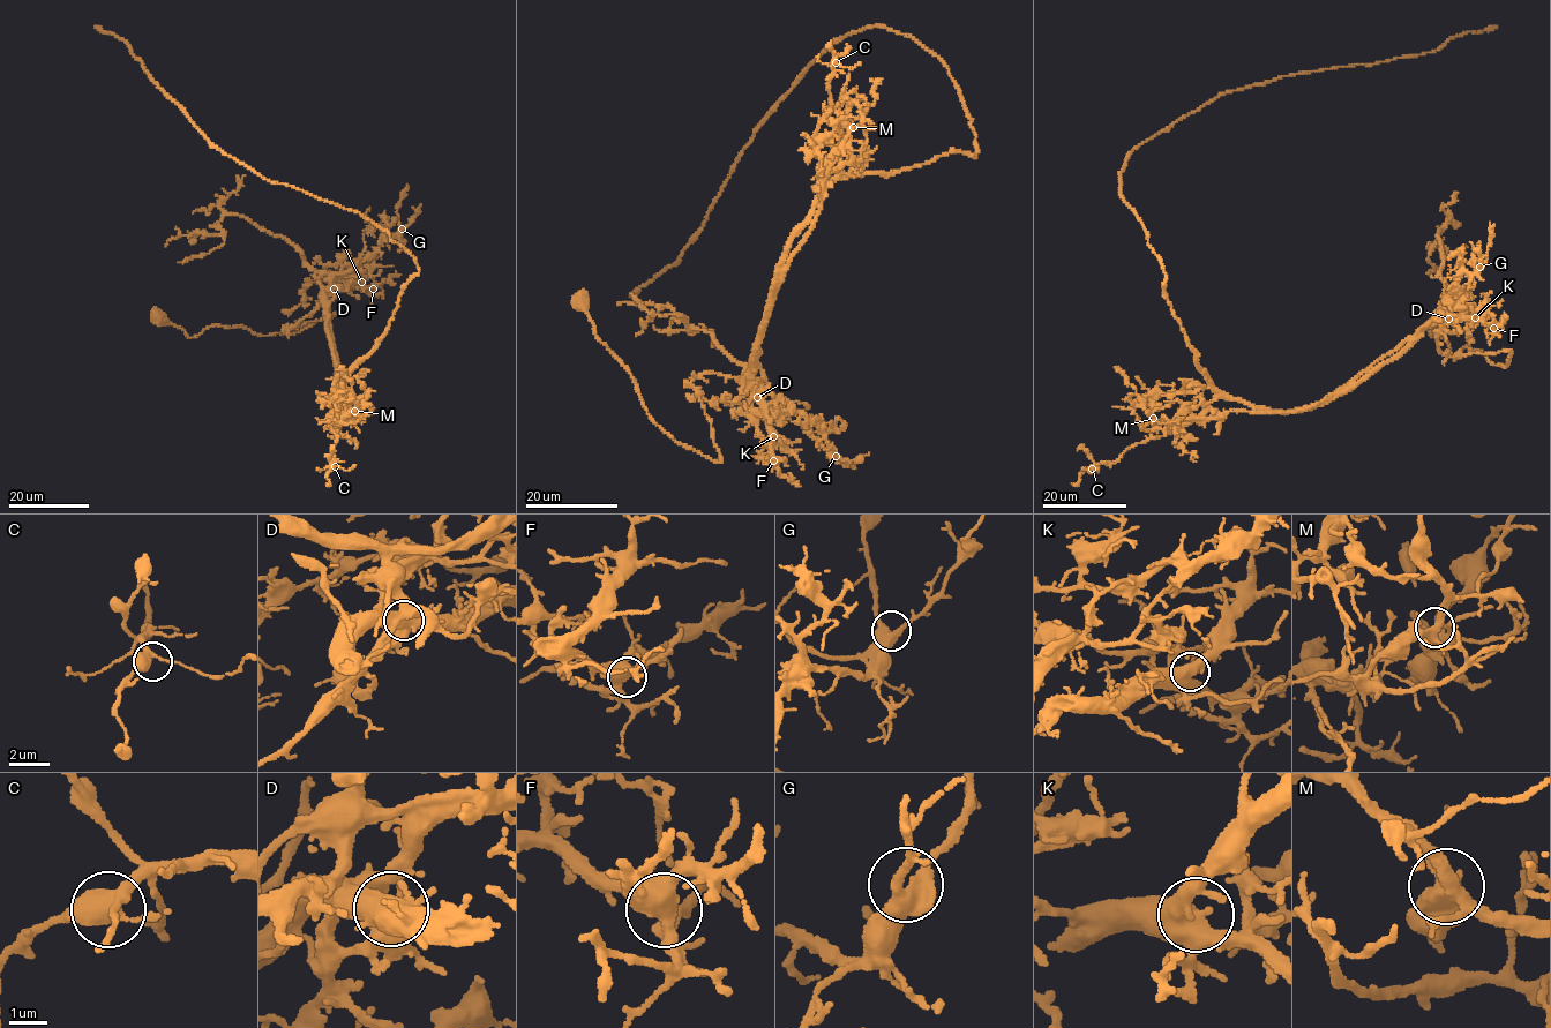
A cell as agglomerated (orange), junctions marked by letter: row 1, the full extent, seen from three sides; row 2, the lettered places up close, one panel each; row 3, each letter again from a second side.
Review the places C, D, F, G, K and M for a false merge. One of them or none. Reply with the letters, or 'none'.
D

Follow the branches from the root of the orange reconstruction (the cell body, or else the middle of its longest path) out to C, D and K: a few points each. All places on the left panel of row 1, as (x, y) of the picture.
C: (160, 317), (189, 337), (294, 334), (336, 314), (287, 330), (323, 293), (352, 395), (329, 420), (335, 466)
D: (160, 317), (189, 337), (216, 325), (246, 327), (262, 335), (294, 334), (336, 314), (287, 330), (334, 289)
K: (160, 317), (189, 337), (216, 325), (294, 334), (329, 320), (337, 313), (287, 330), (336, 290), (361, 282)

